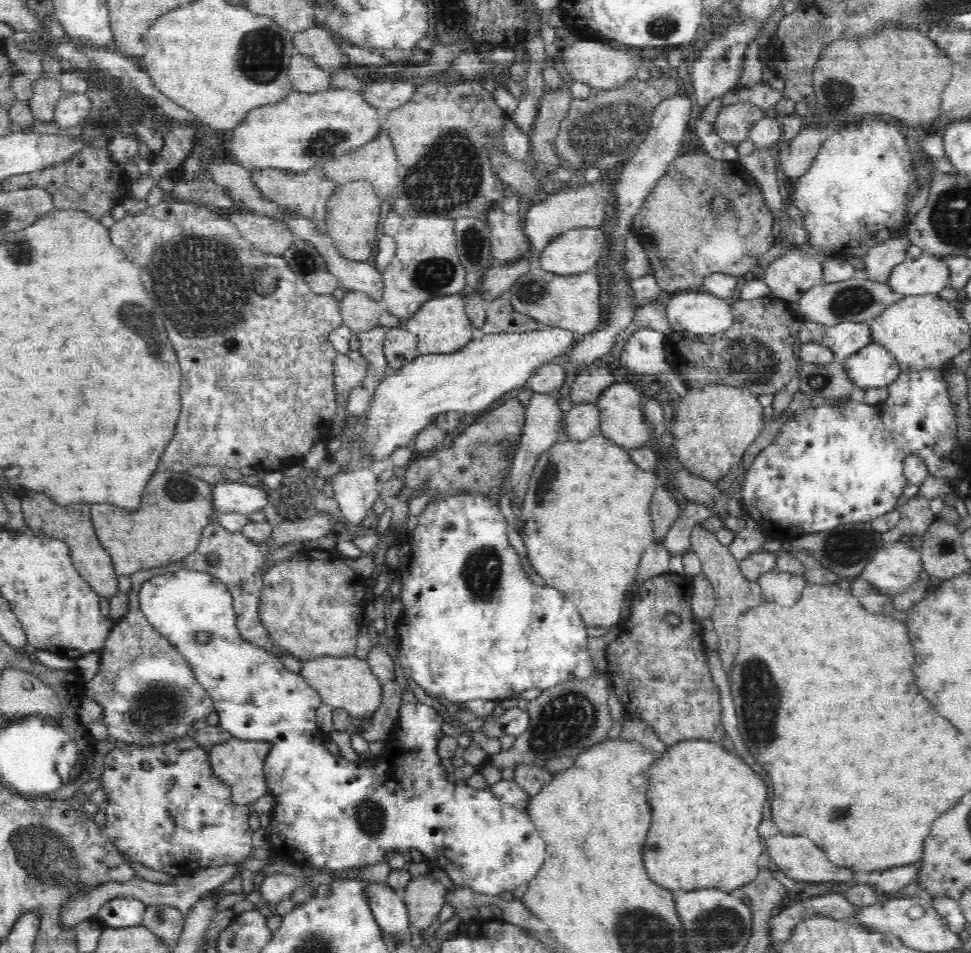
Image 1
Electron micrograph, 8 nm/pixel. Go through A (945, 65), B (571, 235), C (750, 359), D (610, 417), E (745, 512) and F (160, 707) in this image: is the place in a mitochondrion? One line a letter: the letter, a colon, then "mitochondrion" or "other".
A: other
B: other
C: mitochondrion
D: other
E: other
F: mitochondrion

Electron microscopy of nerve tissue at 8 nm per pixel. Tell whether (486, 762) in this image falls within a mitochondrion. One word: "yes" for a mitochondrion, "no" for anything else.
no

